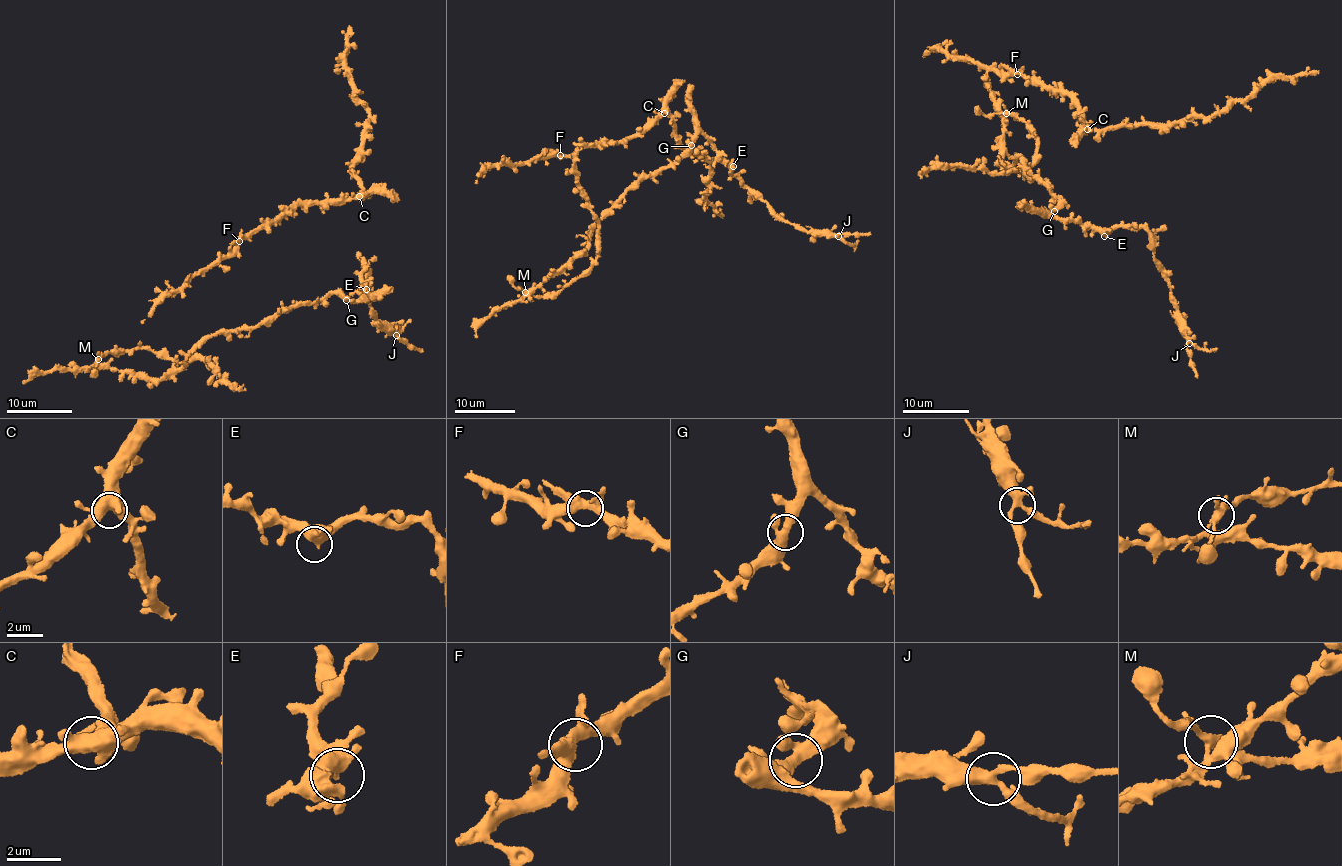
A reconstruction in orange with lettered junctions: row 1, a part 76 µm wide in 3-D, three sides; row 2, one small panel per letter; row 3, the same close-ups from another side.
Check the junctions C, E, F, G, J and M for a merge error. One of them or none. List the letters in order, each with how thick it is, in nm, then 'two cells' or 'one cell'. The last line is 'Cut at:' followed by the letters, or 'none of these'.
C: calibre 550 nm; one cell
E: calibre 400 nm; one cell
F: calibre 400 nm; one cell
G: calibre 360 nm; one cell
J: calibre 360 nm; one cell
M: calibre 320 nm; one cell
Cut at: none of these

